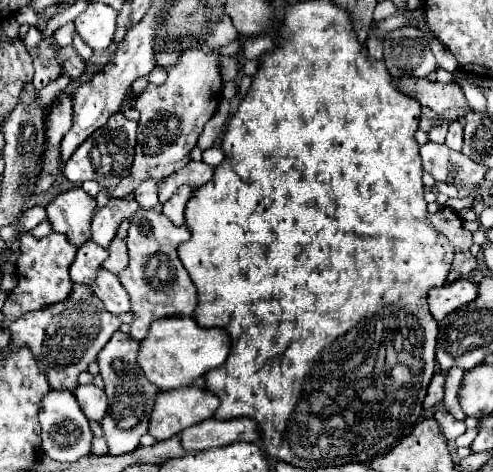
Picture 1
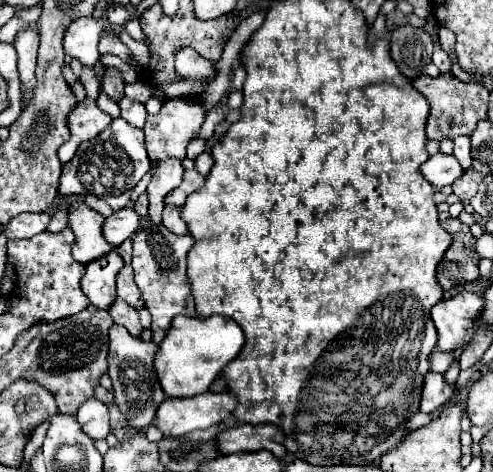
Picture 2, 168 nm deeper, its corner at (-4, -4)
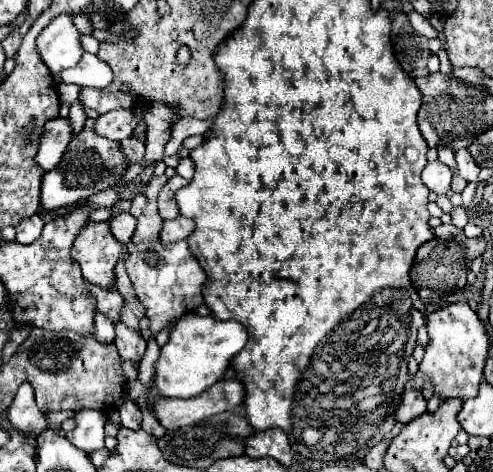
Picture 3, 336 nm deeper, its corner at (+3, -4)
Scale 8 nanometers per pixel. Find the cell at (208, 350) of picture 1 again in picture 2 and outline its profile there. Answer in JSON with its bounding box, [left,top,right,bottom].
[155,316,245,398]

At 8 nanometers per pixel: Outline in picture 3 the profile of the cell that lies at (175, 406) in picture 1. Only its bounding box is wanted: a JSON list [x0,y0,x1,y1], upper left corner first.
[154,380,244,430]

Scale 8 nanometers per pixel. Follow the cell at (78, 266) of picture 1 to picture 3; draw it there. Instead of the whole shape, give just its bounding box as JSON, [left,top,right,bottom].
[90,288,124,322]

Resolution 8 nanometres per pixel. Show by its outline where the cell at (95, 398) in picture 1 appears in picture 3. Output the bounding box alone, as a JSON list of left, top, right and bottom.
[64,410,108,454]

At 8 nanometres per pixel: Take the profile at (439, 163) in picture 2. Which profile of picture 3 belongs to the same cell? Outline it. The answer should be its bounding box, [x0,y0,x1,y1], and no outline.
[422,160,452,194]

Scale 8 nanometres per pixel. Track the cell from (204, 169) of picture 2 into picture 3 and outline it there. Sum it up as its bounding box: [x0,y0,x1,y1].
[176,158,194,180]

